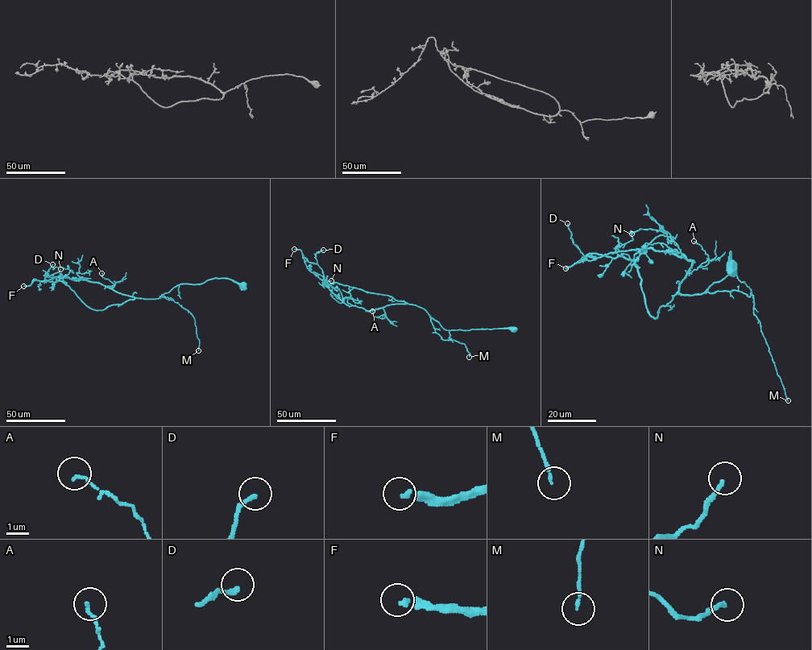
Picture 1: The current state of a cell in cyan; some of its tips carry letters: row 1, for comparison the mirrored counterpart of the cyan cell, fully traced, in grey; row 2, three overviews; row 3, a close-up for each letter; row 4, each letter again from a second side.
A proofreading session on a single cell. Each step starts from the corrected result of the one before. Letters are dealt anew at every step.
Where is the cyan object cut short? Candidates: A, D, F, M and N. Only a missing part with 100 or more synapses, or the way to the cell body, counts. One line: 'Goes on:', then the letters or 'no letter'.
Goes on: F

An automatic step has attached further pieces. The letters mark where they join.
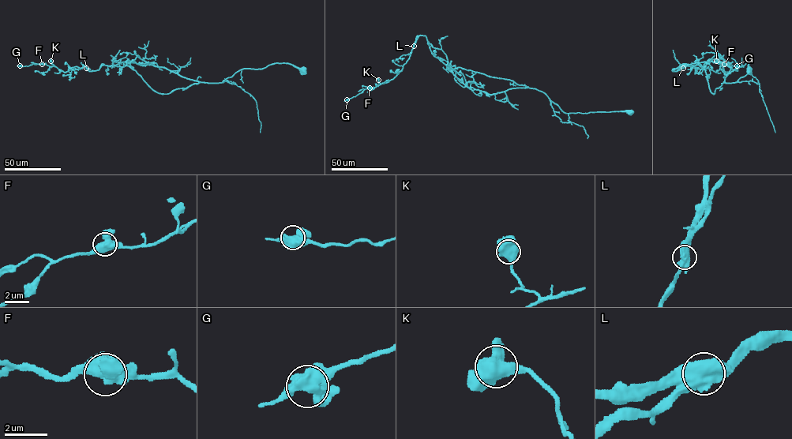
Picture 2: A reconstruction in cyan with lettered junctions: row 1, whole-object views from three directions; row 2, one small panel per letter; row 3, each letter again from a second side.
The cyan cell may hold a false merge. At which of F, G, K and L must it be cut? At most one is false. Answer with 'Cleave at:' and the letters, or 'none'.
Cleave at: L

